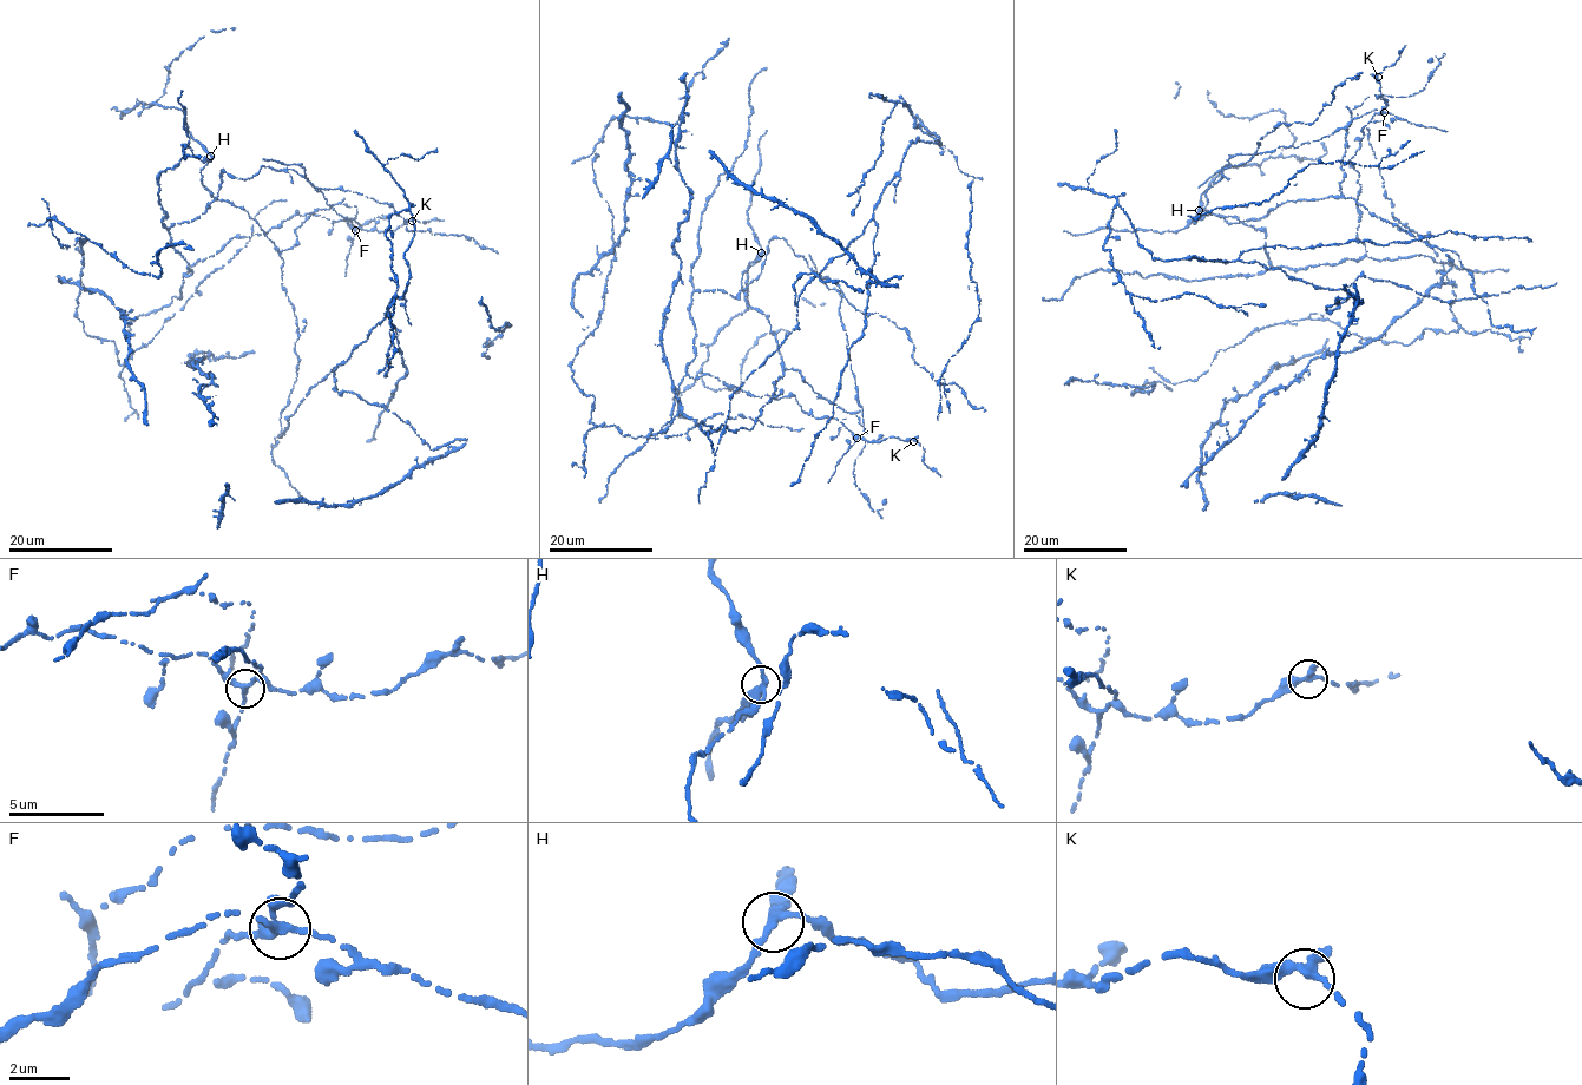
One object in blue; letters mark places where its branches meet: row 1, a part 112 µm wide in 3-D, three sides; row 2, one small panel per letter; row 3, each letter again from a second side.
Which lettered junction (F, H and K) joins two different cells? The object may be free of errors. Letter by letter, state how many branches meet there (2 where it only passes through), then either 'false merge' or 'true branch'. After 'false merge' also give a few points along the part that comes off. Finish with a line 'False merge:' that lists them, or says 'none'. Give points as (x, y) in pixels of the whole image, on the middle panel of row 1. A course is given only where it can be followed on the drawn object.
F: branches 3; false merge; course (858, 436), (862, 432), (864, 422), (847, 335), (839, 313), (841, 295), (828, 288), (809, 254)
H: branches 3; true branch
K: branches 3; true branch
False merge: F

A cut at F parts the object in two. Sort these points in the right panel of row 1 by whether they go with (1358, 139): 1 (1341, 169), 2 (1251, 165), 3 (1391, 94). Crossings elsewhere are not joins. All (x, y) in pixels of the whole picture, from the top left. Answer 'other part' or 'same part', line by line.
1: same part
2: same part
3: same part

